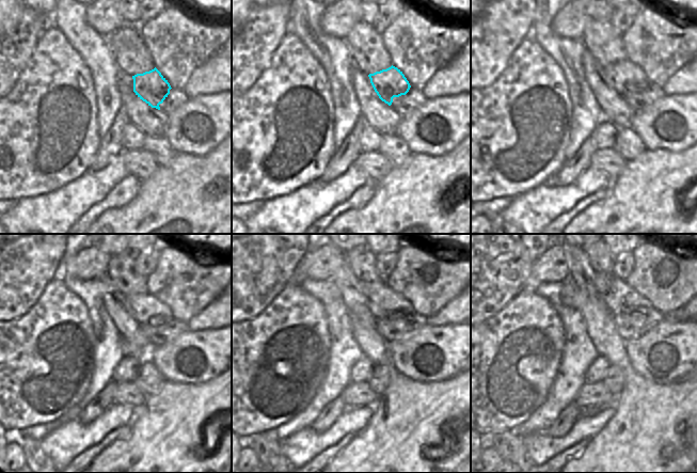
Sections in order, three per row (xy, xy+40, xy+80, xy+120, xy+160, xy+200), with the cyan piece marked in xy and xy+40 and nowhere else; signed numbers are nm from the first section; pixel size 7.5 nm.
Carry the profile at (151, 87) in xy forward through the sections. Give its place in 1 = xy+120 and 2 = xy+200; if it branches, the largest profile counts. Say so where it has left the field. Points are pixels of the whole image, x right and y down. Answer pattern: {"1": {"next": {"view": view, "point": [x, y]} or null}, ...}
{"1": {"next": {"view": "xy+120", "point": [147, 311]}}, "2": {"next": {"view": "xy+200", "point": [619, 297]}}}

